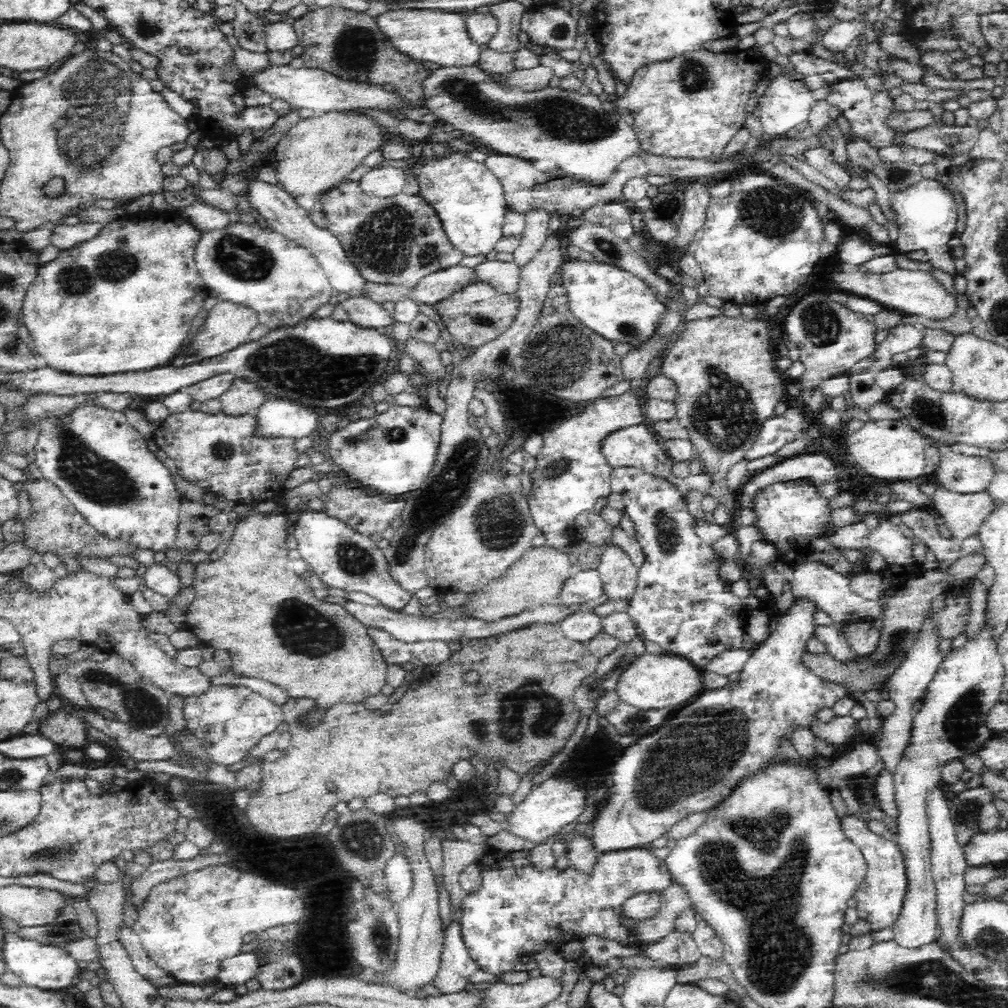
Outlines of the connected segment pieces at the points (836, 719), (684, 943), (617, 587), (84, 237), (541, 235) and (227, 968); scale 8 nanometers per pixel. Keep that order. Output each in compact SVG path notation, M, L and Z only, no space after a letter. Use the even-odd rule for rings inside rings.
M851 714L843 717L835 715L828 722L822 722L814 716L808 727L816 737L837 748L841 744L844 745L849 742L850 738L854 736L856 724L857 720L852 718Z
M669 932L659 942L648 944L642 949L642 955L664 964L675 964L678 967L691 965L702 955L690 932Z
M612 542L602 544L596 569L600 573L607 600L632 598L637 587L639 568L624 548Z
M79 221L75 225L67 225L65 222L60 222L52 231L51 244L54 244L59 251L65 251L96 238L104 227L98 222L82 223Z
M528 208L524 212L526 224L519 238L519 247L514 251L514 260L519 266L524 266L526 260L530 260L536 250L544 244L544 238L548 236L548 221L551 213L545 208Z
M254 951L238 954L220 964L220 972L216 976L219 986L235 986L244 984L255 978L256 970L260 968L259 957Z

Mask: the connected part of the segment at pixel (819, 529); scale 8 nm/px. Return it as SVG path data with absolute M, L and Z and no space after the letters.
M788 481L763 488L756 494L753 506L757 514L756 527L761 529L762 541L773 545L777 554L788 566L796 562L824 562L826 566L847 577L865 569L861 562L850 562L835 548L829 537L835 527L828 527L831 518L829 501L818 495L816 487L806 481Z

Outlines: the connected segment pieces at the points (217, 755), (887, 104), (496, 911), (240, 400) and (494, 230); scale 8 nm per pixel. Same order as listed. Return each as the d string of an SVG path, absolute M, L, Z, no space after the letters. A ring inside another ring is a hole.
M213 686L200 696L185 697L183 716L186 727L200 740L208 760L230 766L245 756L267 734L276 731L283 722L283 710L268 698L244 686Z
M858 77L838 80L832 87L829 95L825 98L832 107L834 113L841 113L850 123L851 129L856 136L867 140L874 148L884 148L886 146L903 145L896 144L897 132L886 126L884 120L892 112L892 98L888 89L871 91L864 81Z
M525 847L519 851L493 850L476 862L482 871L482 888L476 894L467 894L462 901L462 937L470 952L470 957L486 972L501 975L511 971L529 971L539 968L535 954L545 945L559 948L563 943L561 935L566 932L571 940L584 940L589 935L604 937L617 941L624 947L633 942L630 929L620 922L624 902L639 893L662 893L673 884L665 861L653 855L650 848L636 847L628 850L602 853L597 856L592 874L585 876L568 867L561 872L556 867L544 874L530 865L530 849Z
M235 378L220 397L222 413L226 415L255 415L268 399L259 386L245 379Z
M420 140L414 142L410 156L407 171L416 177L419 196L434 207L450 242L465 256L488 256L503 236L504 217L508 210L505 190L497 175L488 170L484 162L476 162L470 159L469 154L452 149L446 150L442 157L418 159L422 156Z

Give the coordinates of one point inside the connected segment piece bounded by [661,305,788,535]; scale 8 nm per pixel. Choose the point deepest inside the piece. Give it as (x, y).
(727, 385)

